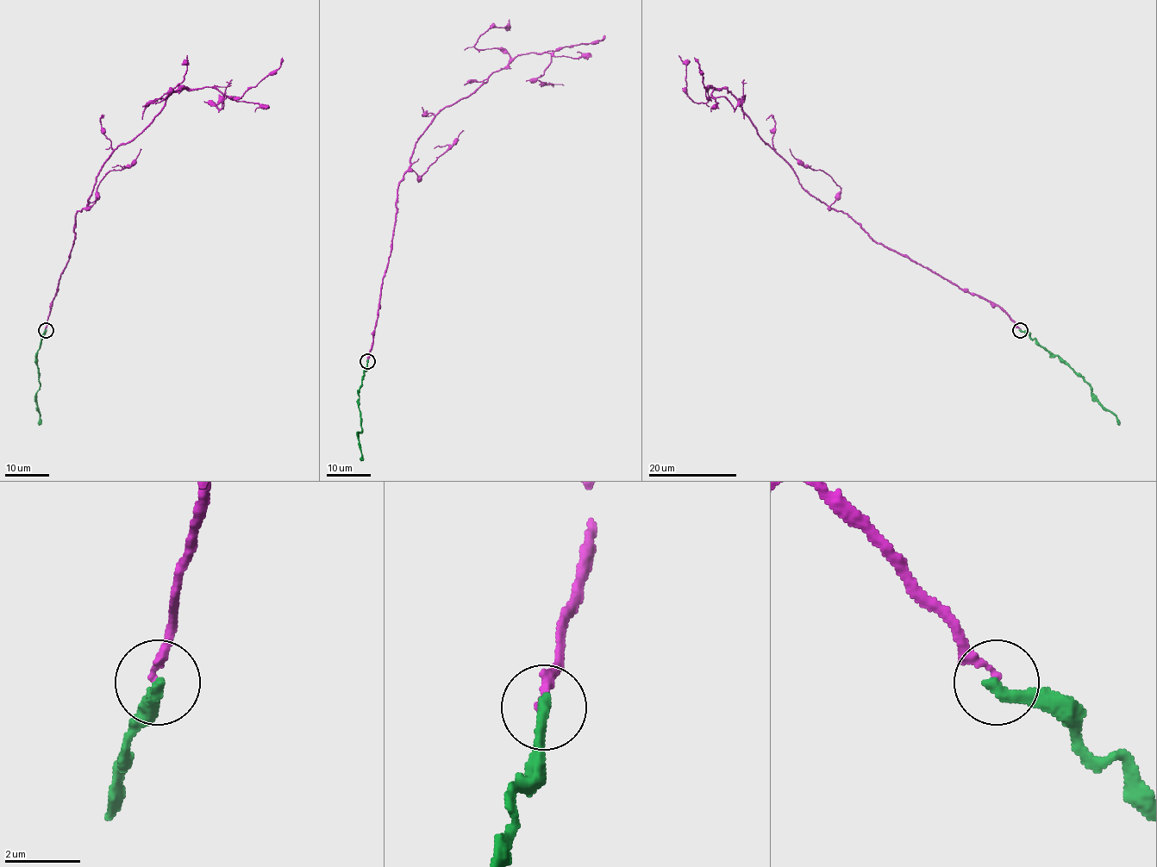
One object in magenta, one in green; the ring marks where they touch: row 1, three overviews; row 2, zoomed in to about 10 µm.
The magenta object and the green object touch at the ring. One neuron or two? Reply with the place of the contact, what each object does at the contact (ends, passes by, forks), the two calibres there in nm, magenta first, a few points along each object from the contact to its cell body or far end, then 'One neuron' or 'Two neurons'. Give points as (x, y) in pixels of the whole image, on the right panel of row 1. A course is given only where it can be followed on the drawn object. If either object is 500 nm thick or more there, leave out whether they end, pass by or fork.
Place: (1020, 330). At the ring magenta ends. At the ring green ends. Thickness 170 nm (magenta) against 320 nm. Course of magenta: (1020, 329), (997, 305), (877, 243), (810, 196), (731, 92), (711, 87), (709, 100), (694, 102), (678, 55). Course of green: (1020, 329), (1059, 355), (1089, 384), (1097, 400), (1116, 415), (1120, 425). Two neurons

